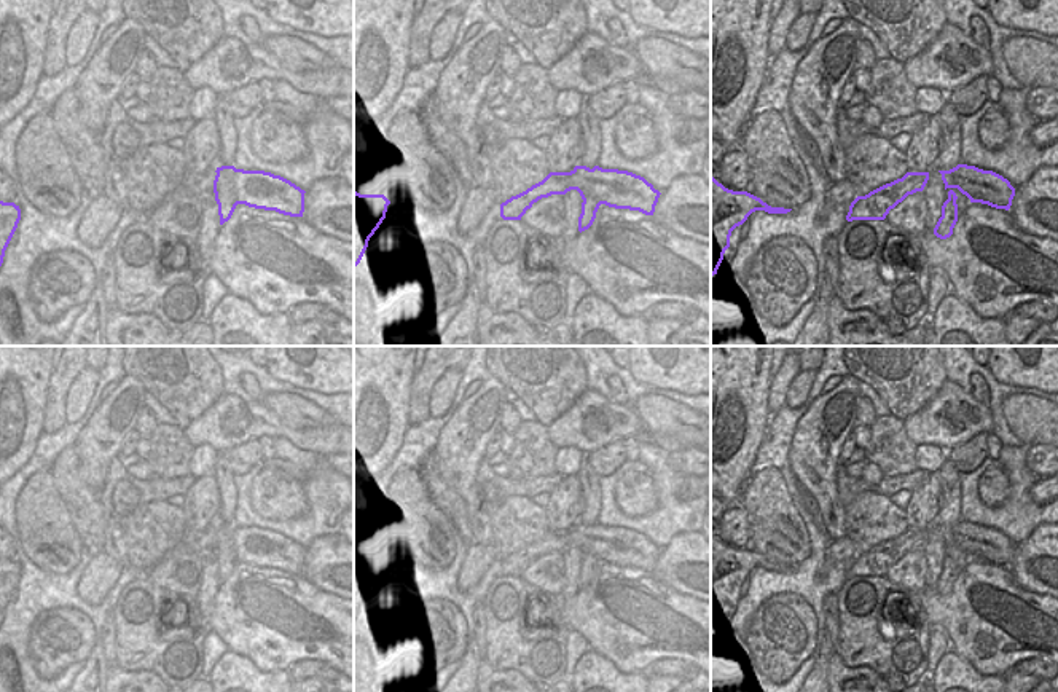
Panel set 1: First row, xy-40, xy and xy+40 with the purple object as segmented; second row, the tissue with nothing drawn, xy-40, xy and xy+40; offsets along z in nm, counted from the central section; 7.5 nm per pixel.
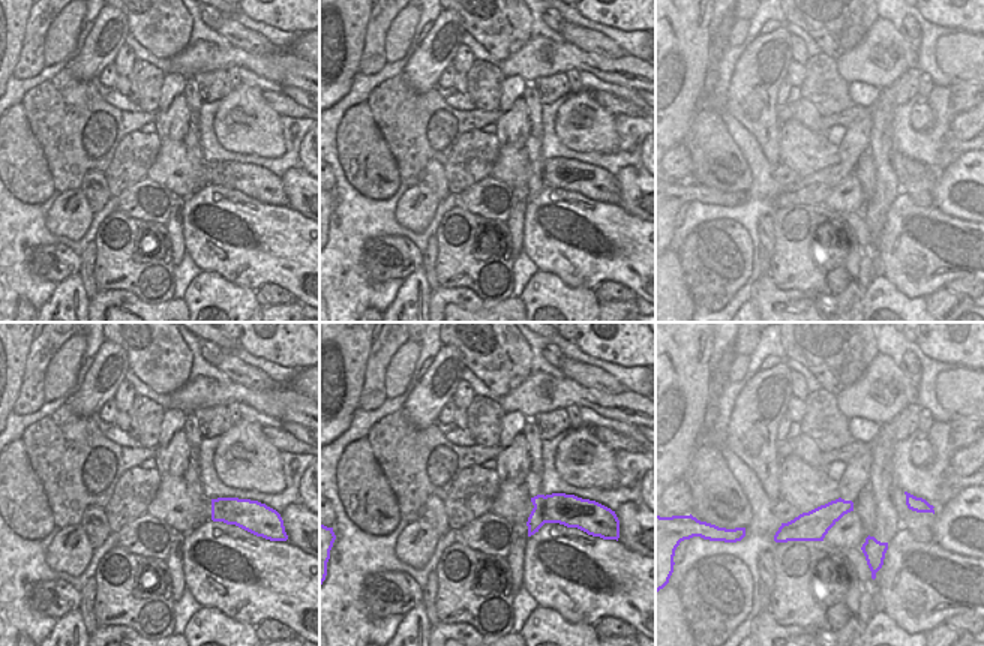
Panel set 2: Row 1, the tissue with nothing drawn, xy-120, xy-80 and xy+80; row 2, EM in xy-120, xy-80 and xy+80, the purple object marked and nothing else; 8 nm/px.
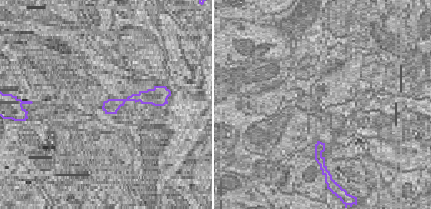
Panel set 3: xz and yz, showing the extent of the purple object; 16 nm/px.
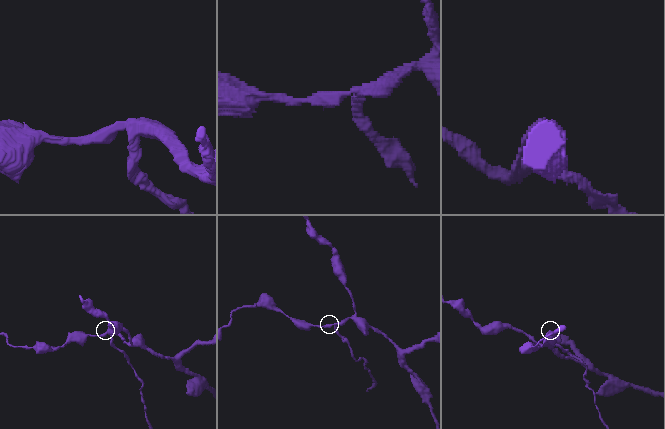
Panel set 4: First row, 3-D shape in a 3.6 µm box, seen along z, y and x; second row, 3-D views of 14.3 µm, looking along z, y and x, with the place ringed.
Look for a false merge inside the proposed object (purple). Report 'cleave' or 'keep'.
cleave

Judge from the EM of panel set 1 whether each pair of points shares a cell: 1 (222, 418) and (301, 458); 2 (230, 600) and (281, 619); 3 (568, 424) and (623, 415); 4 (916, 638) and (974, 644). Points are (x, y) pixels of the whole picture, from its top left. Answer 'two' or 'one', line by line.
1: two
2: one
3: one
4: two

